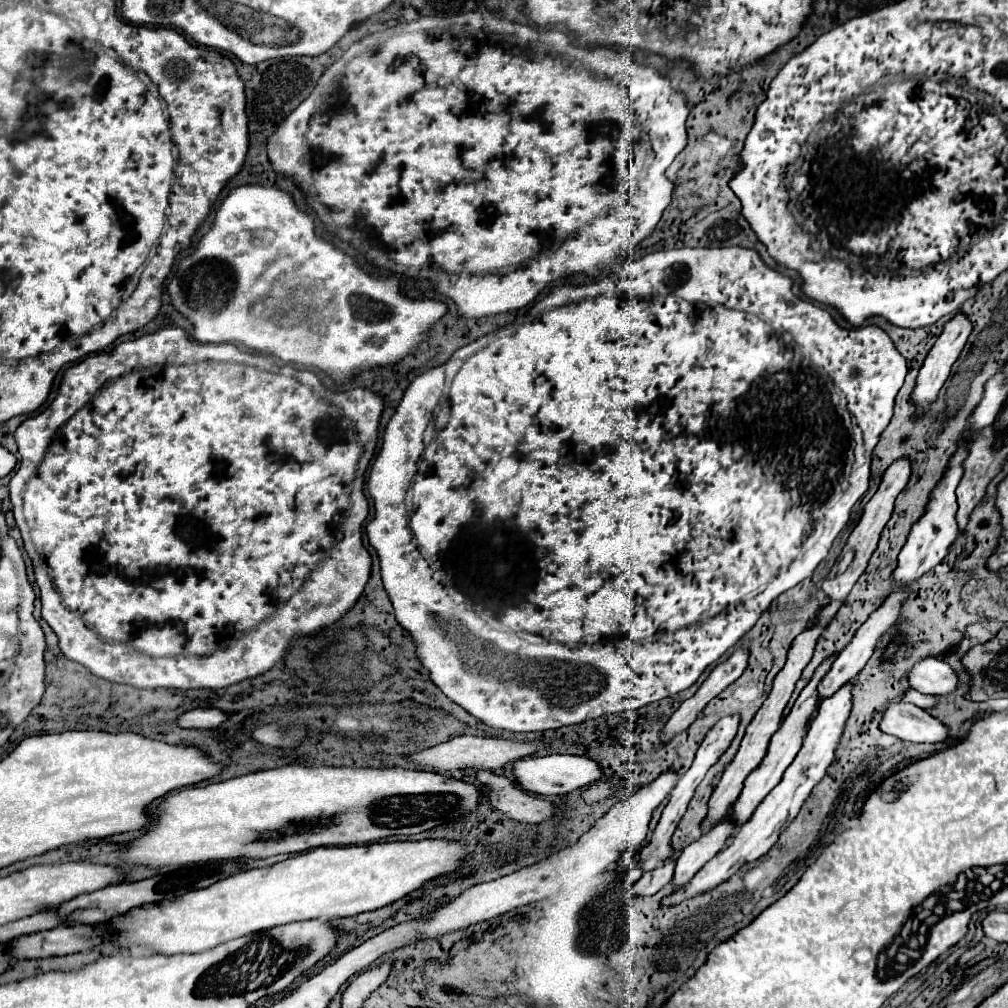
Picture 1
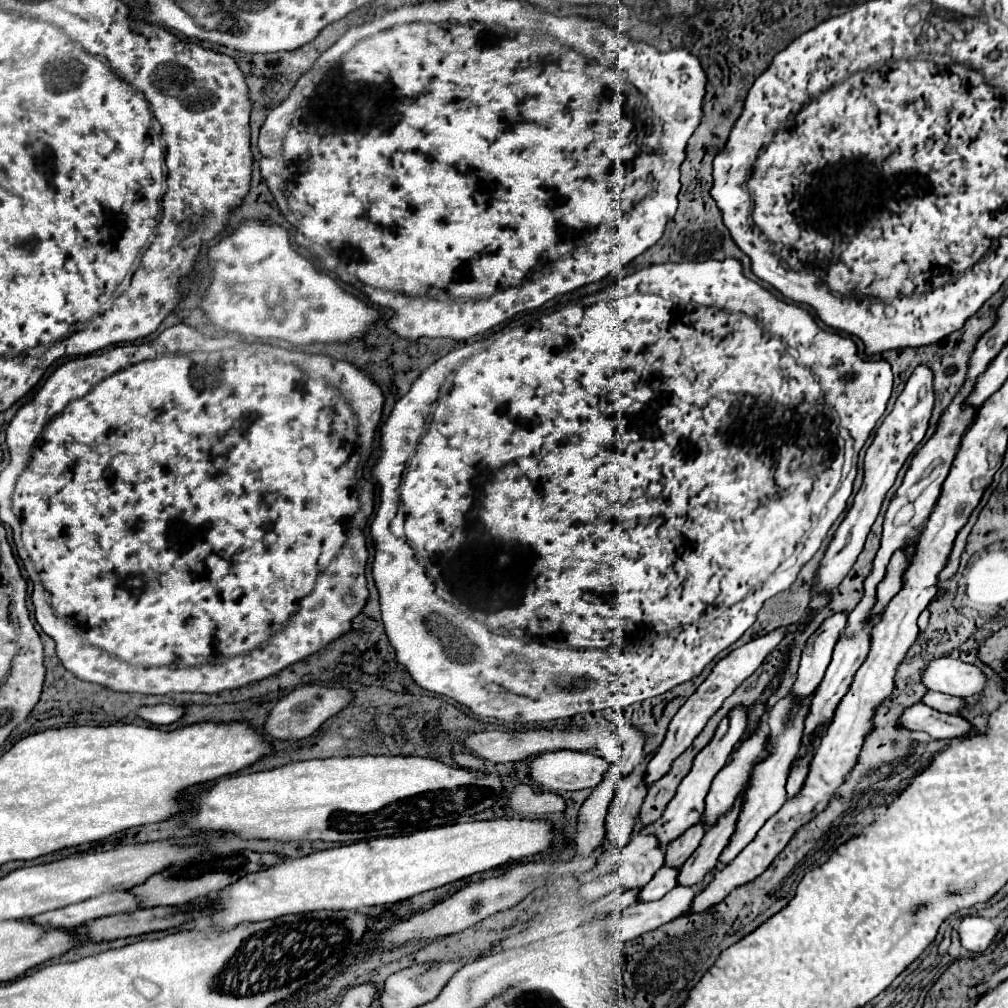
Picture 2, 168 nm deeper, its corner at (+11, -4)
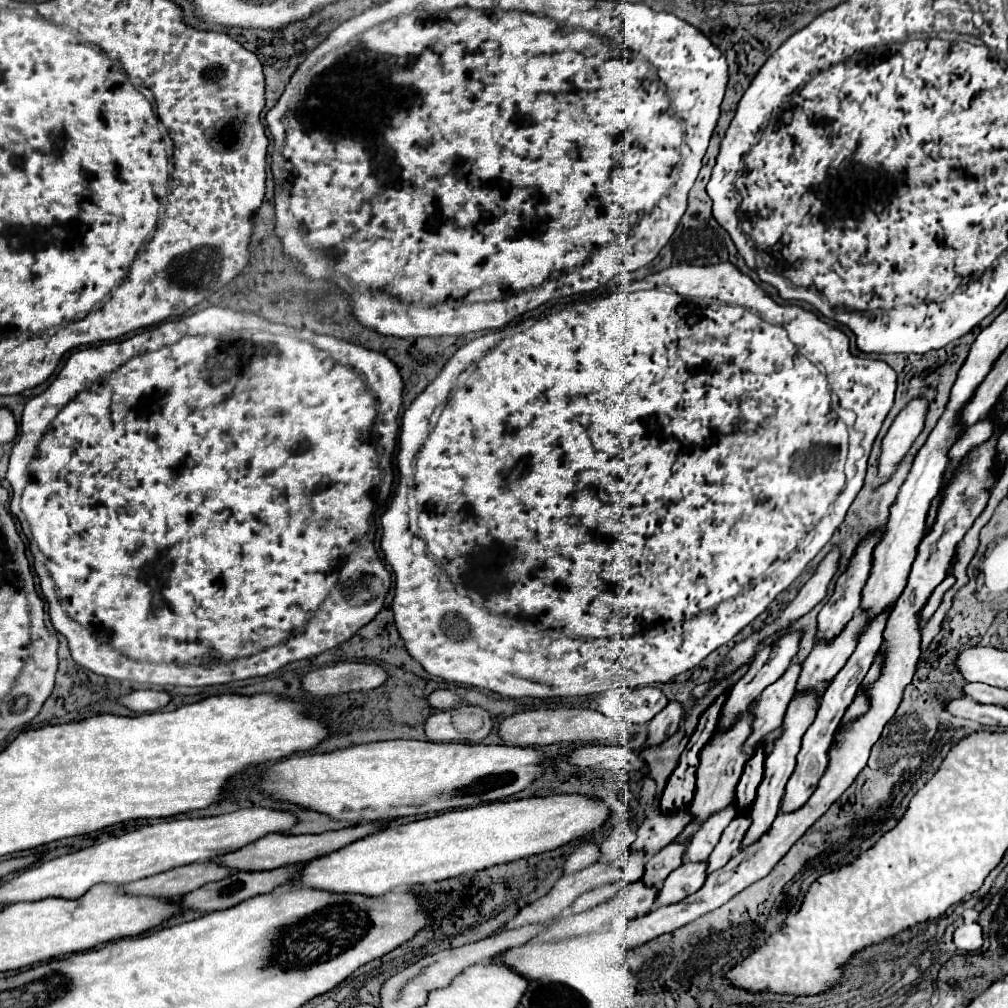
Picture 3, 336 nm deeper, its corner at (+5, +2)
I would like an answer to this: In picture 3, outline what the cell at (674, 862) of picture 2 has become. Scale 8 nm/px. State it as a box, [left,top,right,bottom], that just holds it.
[645,842,687,884]

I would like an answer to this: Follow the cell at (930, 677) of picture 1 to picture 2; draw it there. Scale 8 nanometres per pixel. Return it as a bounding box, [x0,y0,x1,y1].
[923,656,987,698]

